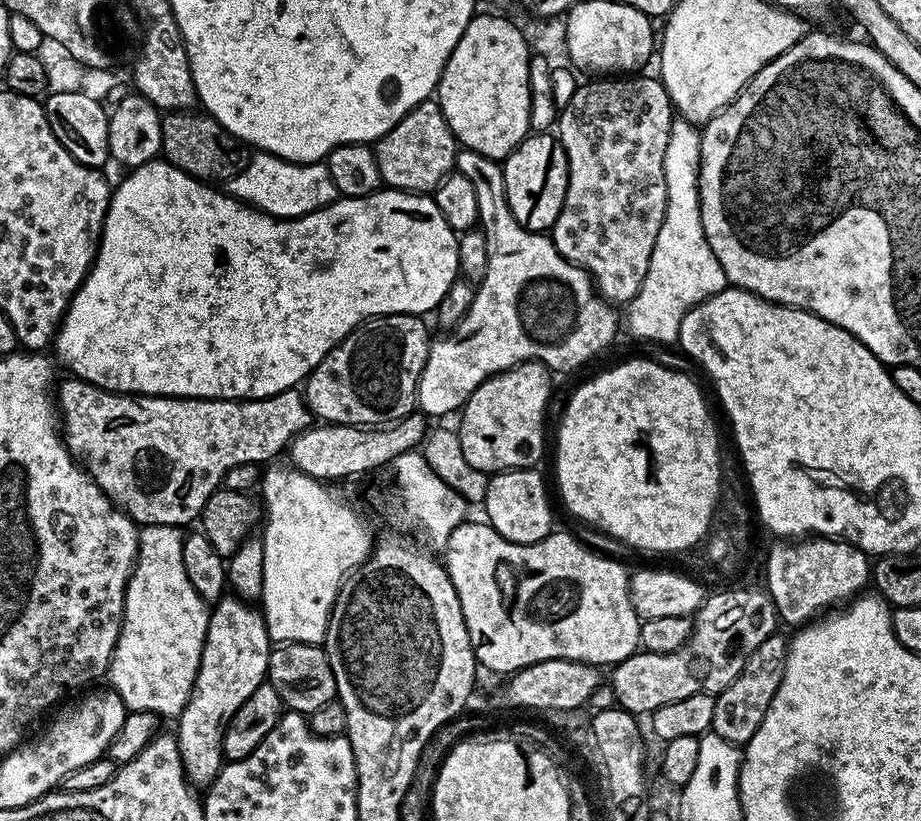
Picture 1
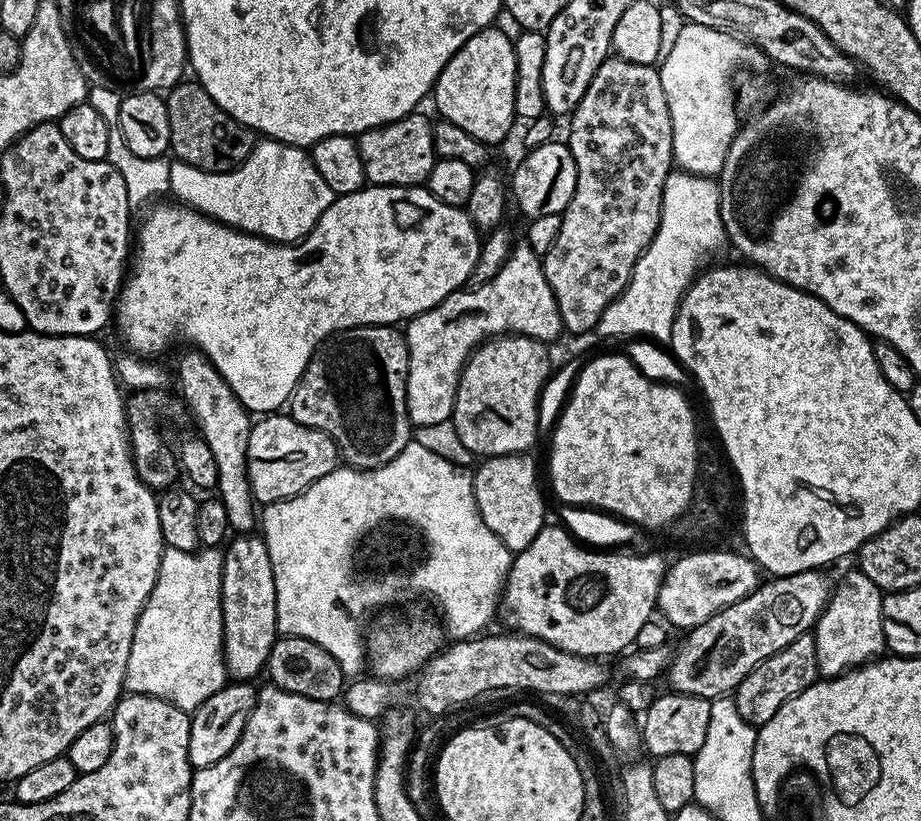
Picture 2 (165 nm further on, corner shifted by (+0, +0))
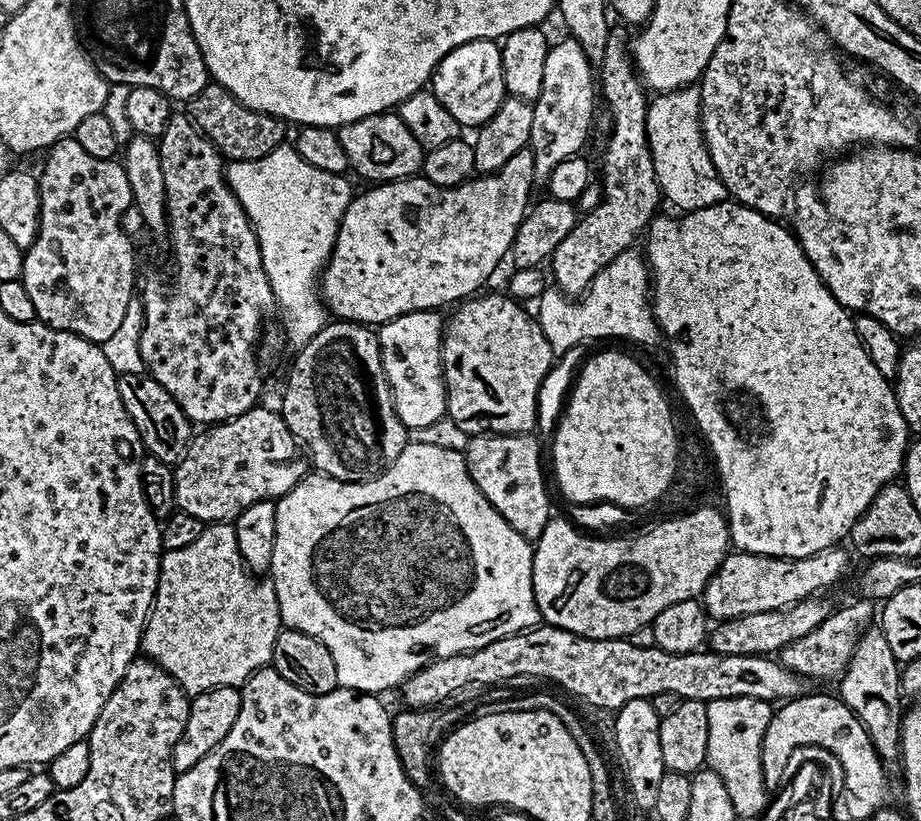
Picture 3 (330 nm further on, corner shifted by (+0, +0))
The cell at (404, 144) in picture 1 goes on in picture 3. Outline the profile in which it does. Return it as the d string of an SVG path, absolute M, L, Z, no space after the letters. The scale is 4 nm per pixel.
M395 111L370 114L356 120L353 124L342 124L339 129L342 147L346 149L349 169L357 172L368 182L387 182L389 180L407 180L419 173L424 166L426 151L410 134L406 122Z

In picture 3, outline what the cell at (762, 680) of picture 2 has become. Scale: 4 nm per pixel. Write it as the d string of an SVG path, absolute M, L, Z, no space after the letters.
M867 598L859 599L854 601L849 608L840 609L839 607L834 610L826 622L822 626L818 626L818 630L812 630L810 634L806 634L806 638L800 638L798 642L783 648L778 654L780 665L786 670L790 670L795 676L799 676L804 682L832 679L835 681L843 676L850 658L854 654L857 642L874 620L873 601Z

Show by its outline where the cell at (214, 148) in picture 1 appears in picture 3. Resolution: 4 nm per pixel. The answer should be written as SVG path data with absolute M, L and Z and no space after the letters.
M208 83L202 94L192 99L190 108L192 123L220 151L225 161L261 160L285 143L285 121L265 112L250 110L245 104L238 102L238 98L234 98L234 94L230 94L230 90L226 90L221 84Z

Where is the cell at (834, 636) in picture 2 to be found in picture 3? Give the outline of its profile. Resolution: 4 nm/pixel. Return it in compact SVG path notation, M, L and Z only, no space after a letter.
M872 626L865 631L856 644L854 654L850 658L844 675L839 677L839 699L862 722L864 729L870 734L874 750L885 762L899 761L900 729L902 727L902 693L900 690L901 661L894 658L894 650L890 650L890 642L886 642L884 633L879 627Z

